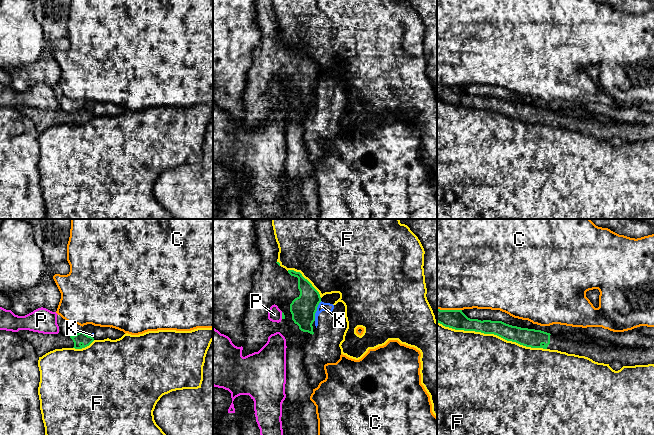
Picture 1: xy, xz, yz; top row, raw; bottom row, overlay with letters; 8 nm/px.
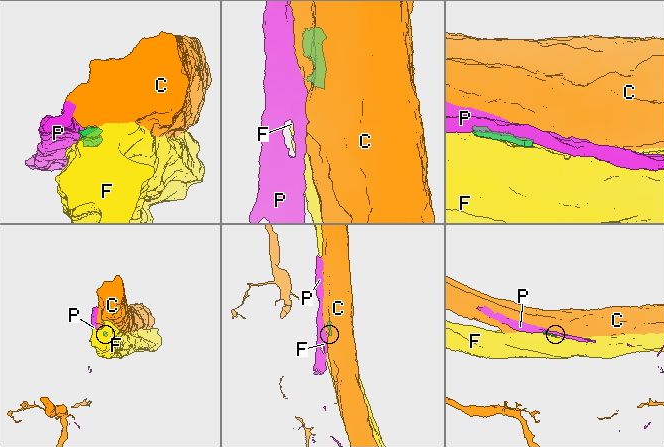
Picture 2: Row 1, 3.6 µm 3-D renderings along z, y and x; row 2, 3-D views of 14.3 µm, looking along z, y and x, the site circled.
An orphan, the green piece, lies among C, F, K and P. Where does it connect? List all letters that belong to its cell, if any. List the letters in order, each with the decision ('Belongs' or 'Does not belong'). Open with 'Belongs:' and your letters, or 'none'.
Belongs: none
C: Does not belong
F: Does not belong
K: Does not belong
P: Does not belong

